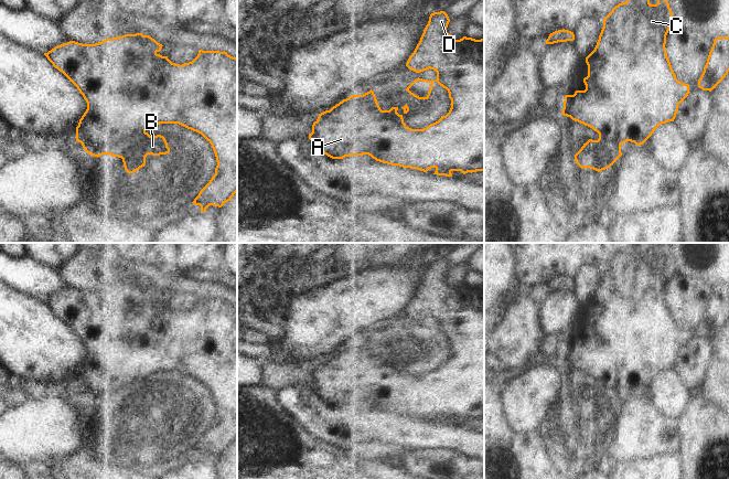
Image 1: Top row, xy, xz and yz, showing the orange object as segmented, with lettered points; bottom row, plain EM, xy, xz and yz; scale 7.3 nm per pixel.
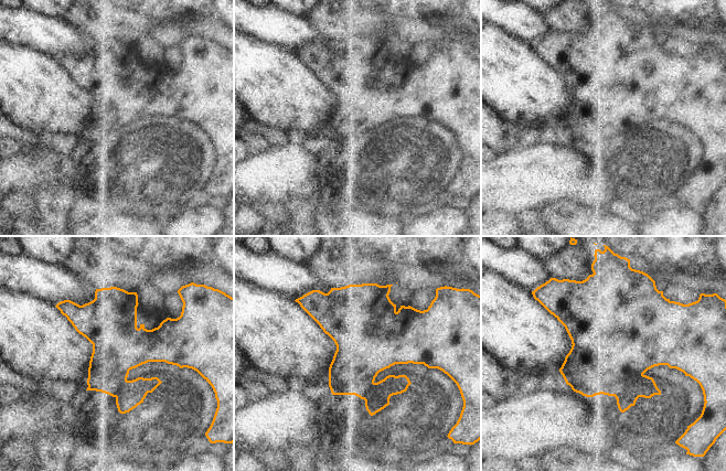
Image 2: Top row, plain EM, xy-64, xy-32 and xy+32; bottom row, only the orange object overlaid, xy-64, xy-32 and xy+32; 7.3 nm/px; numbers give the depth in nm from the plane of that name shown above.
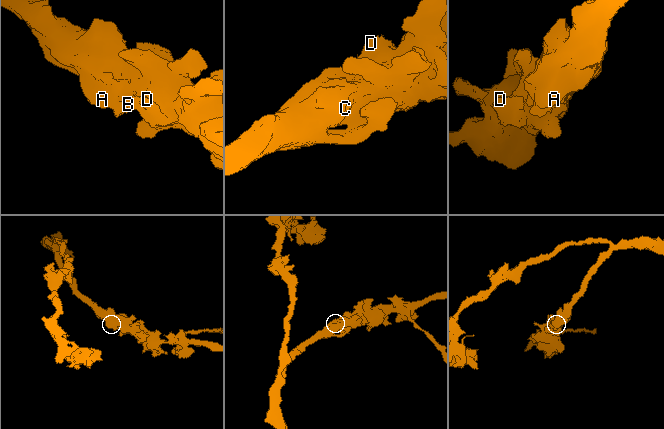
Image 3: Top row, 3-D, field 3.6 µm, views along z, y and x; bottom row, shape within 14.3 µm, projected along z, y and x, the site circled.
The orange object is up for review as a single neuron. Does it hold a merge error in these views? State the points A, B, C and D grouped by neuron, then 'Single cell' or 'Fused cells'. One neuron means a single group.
Groups: A B C D. Single cell

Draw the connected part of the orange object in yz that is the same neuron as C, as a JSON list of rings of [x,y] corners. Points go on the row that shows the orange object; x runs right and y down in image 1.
[[[626,0],[625,2],[619,3],[615,6],[612,11],[603,19],[603,28],[599,35],[599,40],[594,50],[586,57],[586,63],[588,65],[588,76],[583,78],[586,85],[585,91],[576,91],[573,95],[566,95],[564,100],[564,108],[561,114],[564,116],[570,117],[572,120],[583,124],[592,128],[599,134],[598,140],[589,139],[581,149],[575,155],[576,163],[580,168],[593,169],[598,172],[610,168],[621,156],[621,145],[631,141],[636,146],[643,145],[654,132],[654,130],[662,124],[668,121],[674,121],[676,114],[678,111],[678,105],[688,96],[689,85],[679,82],[676,78],[676,75],[672,68],[671,62],[666,53],[666,35],[668,31],[676,25],[675,20],[673,19],[673,13],[669,8],[667,0],[657,0],[656,4],[651,4],[650,0]]]

